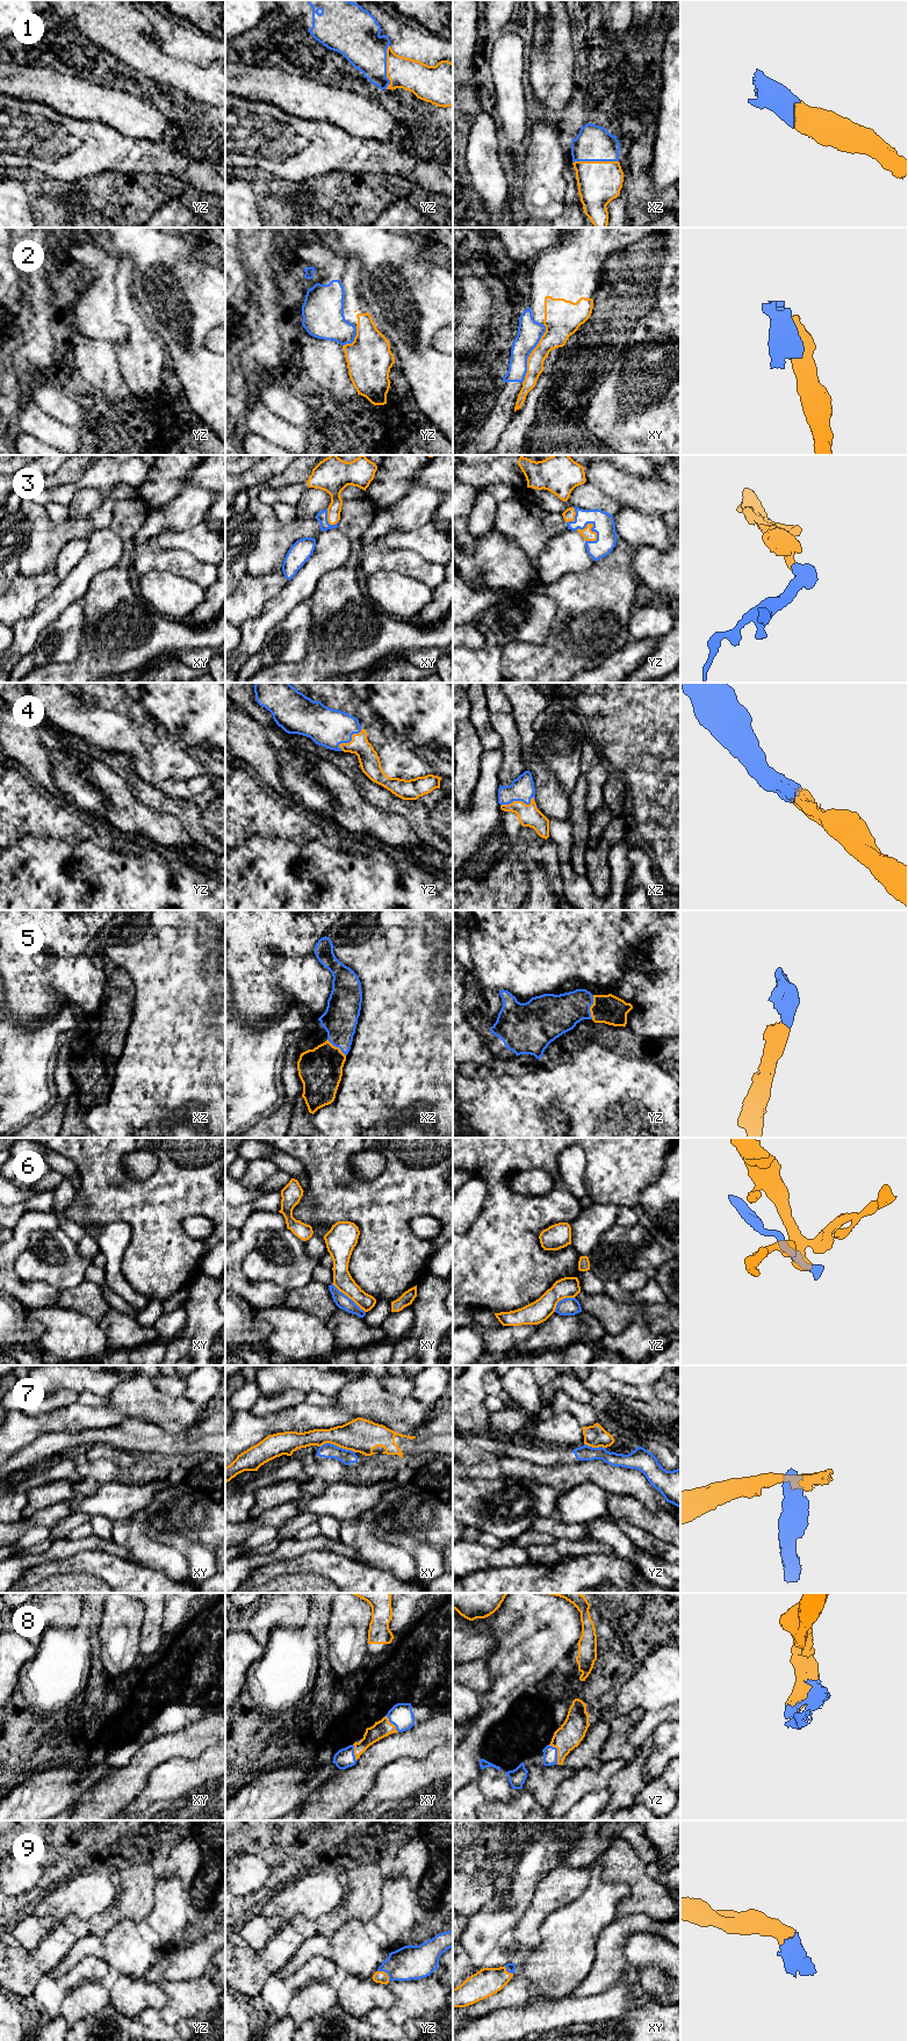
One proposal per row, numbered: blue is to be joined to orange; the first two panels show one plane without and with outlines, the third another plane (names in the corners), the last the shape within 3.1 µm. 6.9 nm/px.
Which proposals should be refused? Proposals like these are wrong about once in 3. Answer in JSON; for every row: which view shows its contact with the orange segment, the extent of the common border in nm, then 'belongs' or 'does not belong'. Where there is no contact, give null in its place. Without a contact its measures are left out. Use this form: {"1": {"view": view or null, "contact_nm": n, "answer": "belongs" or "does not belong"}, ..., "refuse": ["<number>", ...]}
{"1": {"view": "xz", "contact_nm": 320, "answer": "belongs"}, "2": {"view": "xy", "contact_nm": 440, "answer": "does not belong"}, "3": {"view": "yz", "contact_nm": 170, "answer": "belongs"}, "4": {"view": "xz", "contact_nm": 240, "answer": "belongs"}, "5": {"view": "yz", "contact_nm": 170, "answer": "belongs"}, "6": {"view": "xy", "contact_nm": 300, "answer": "does not belong"}, "7": {"view": "xy", "contact_nm": 260, "answer": "does not belong"}, "8": {"view": "yz", "contact_nm": 160, "answer": "belongs"}, "9": {"view": "yz", "contact_nm": 110, "answer": "belongs"}, "refuse": ["2", "6", "7"]}

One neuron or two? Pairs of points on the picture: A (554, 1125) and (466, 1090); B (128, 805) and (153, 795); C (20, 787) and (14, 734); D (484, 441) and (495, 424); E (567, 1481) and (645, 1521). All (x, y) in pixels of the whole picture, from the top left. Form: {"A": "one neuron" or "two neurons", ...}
{"A": "two neurons", "B": "two neurons", "C": "two neurons", "D": "one neuron", "E": "two neurons"}

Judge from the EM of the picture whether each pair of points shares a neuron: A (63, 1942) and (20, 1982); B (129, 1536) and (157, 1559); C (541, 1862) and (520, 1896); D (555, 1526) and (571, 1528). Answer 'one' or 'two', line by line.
A: one
B: one
C: one
D: one

